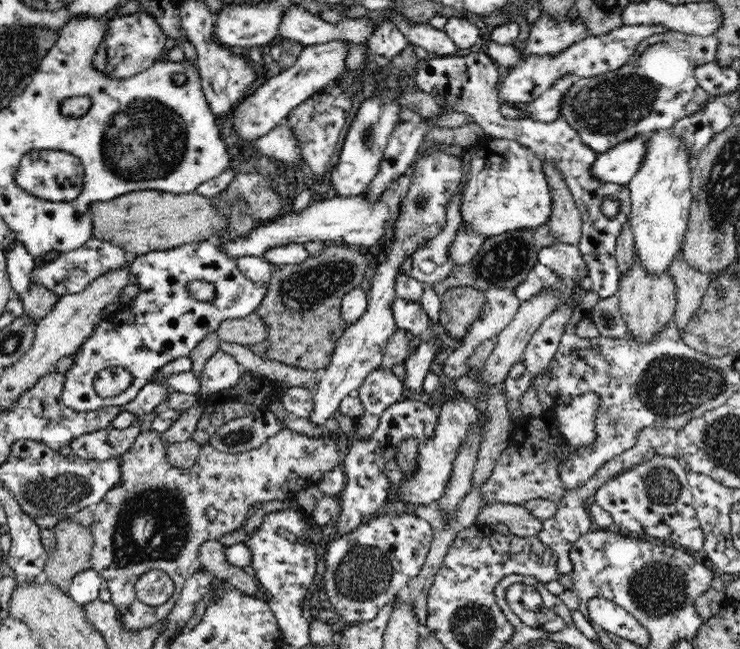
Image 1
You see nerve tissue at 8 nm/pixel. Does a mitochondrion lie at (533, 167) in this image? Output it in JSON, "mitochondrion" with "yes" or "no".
{"mitochondrion":"no"}

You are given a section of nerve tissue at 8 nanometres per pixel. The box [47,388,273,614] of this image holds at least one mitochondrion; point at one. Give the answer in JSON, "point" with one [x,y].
{"point":[160,508]}

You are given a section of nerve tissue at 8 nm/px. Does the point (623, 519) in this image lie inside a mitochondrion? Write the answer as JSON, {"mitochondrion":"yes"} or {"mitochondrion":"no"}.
{"mitochondrion":"no"}

